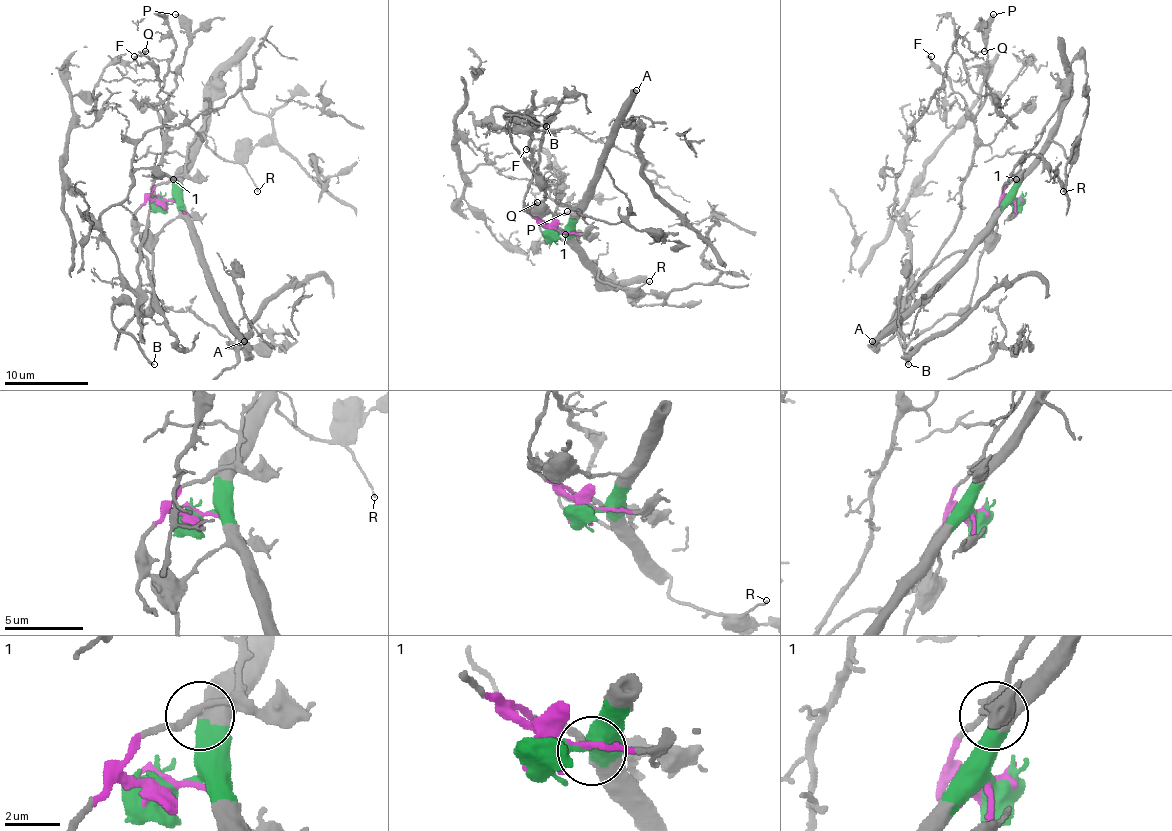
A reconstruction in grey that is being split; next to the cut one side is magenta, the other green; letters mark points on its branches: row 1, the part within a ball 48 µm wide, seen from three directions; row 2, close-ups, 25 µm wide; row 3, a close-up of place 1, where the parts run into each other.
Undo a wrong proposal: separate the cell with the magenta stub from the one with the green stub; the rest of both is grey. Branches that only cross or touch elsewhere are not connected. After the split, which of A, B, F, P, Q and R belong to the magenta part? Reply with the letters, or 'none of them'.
F, P, Q

